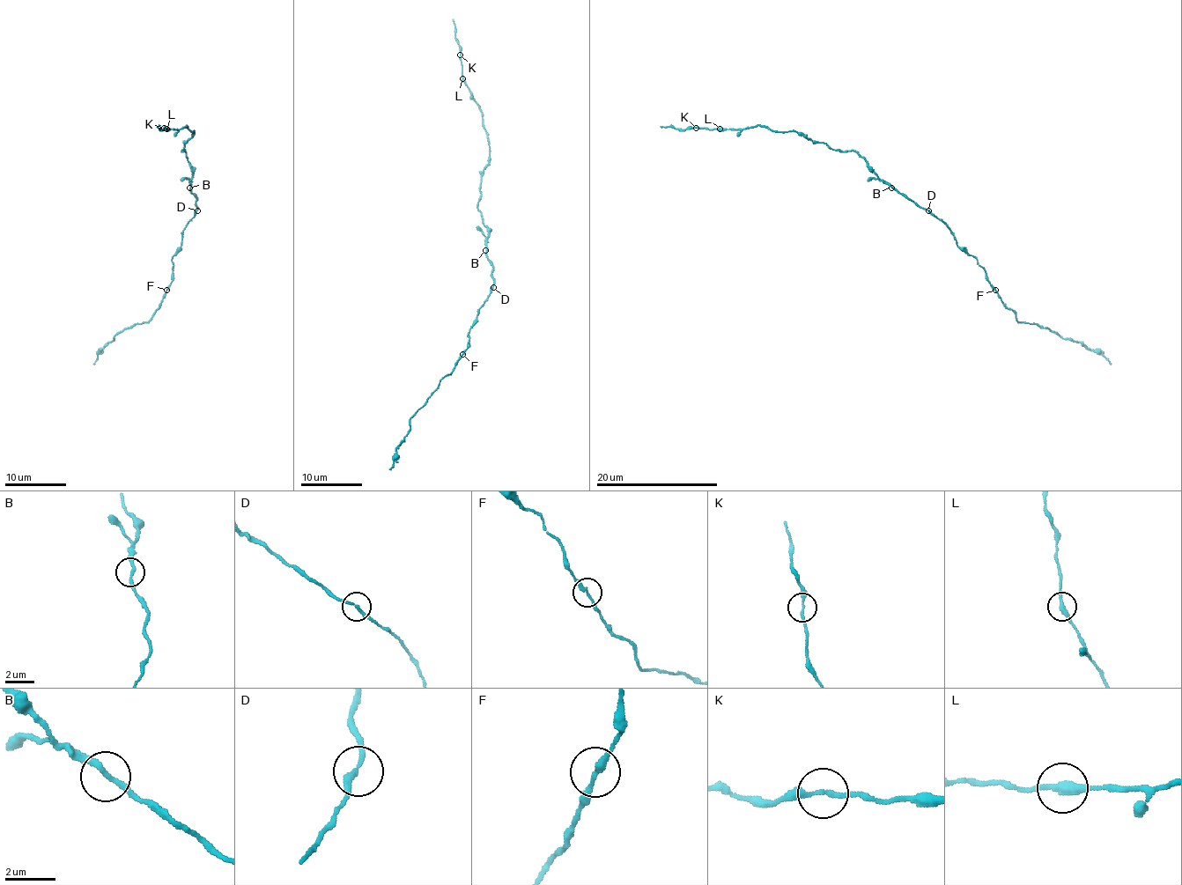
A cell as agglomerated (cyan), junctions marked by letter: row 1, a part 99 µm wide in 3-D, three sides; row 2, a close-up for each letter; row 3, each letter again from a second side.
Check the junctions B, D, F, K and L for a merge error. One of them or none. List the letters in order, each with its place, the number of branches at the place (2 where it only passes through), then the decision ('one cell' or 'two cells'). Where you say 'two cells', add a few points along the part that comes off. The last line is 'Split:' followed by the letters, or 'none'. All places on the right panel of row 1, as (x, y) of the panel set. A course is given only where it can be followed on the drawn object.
B: place (891, 188); branches 2; one cell
D: place (928, 210); branches 2; one cell
F: place (995, 290); branches 2; one cell
K: place (696, 128); branches 2; one cell
L: place (720, 129); branches 2; one cell
Split: none

